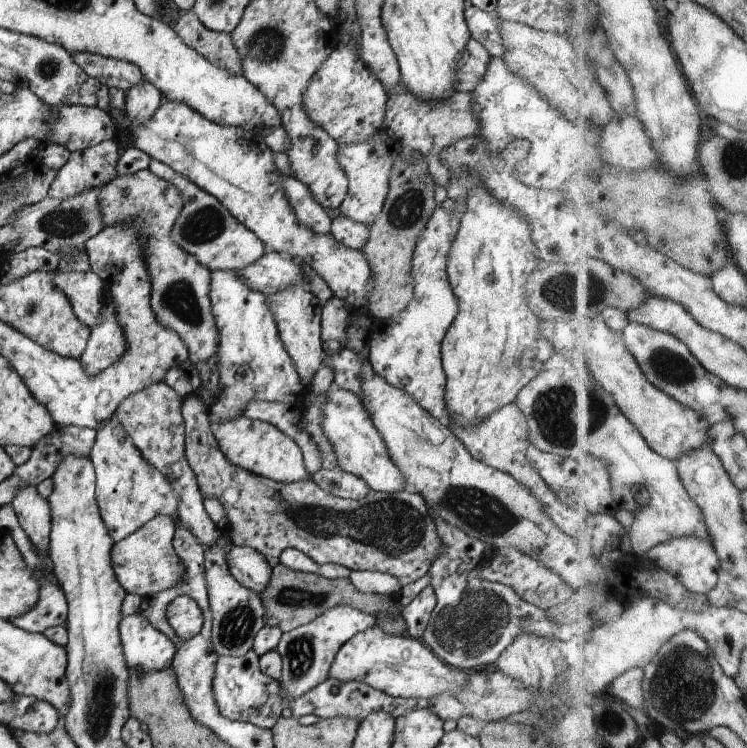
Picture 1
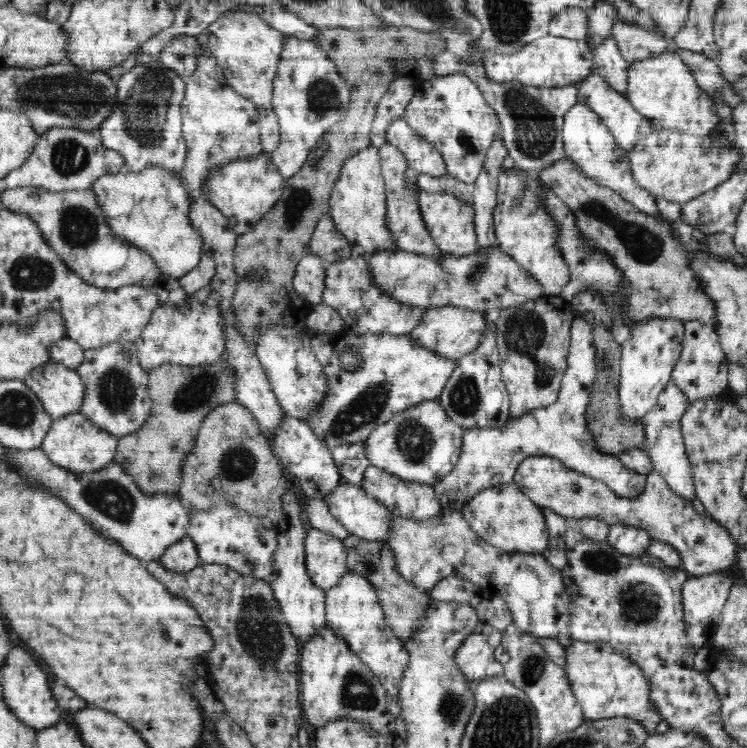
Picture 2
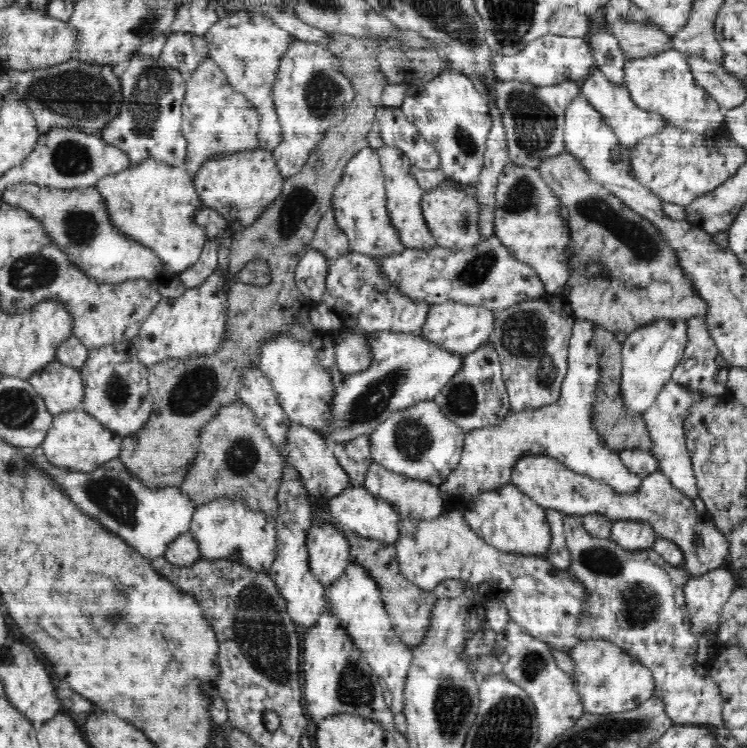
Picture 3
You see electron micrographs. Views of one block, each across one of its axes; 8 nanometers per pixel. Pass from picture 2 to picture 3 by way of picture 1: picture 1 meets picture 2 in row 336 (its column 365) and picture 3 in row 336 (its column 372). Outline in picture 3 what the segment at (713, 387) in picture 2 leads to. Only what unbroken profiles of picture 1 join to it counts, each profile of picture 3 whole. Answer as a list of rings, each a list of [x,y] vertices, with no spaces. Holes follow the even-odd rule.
[[[695,316],[687,321],[687,340],[683,358],[671,374],[671,380],[692,390],[709,397],[712,395],[722,395],[727,390],[727,378],[731,367],[720,355],[715,340],[710,334],[705,318]]]

